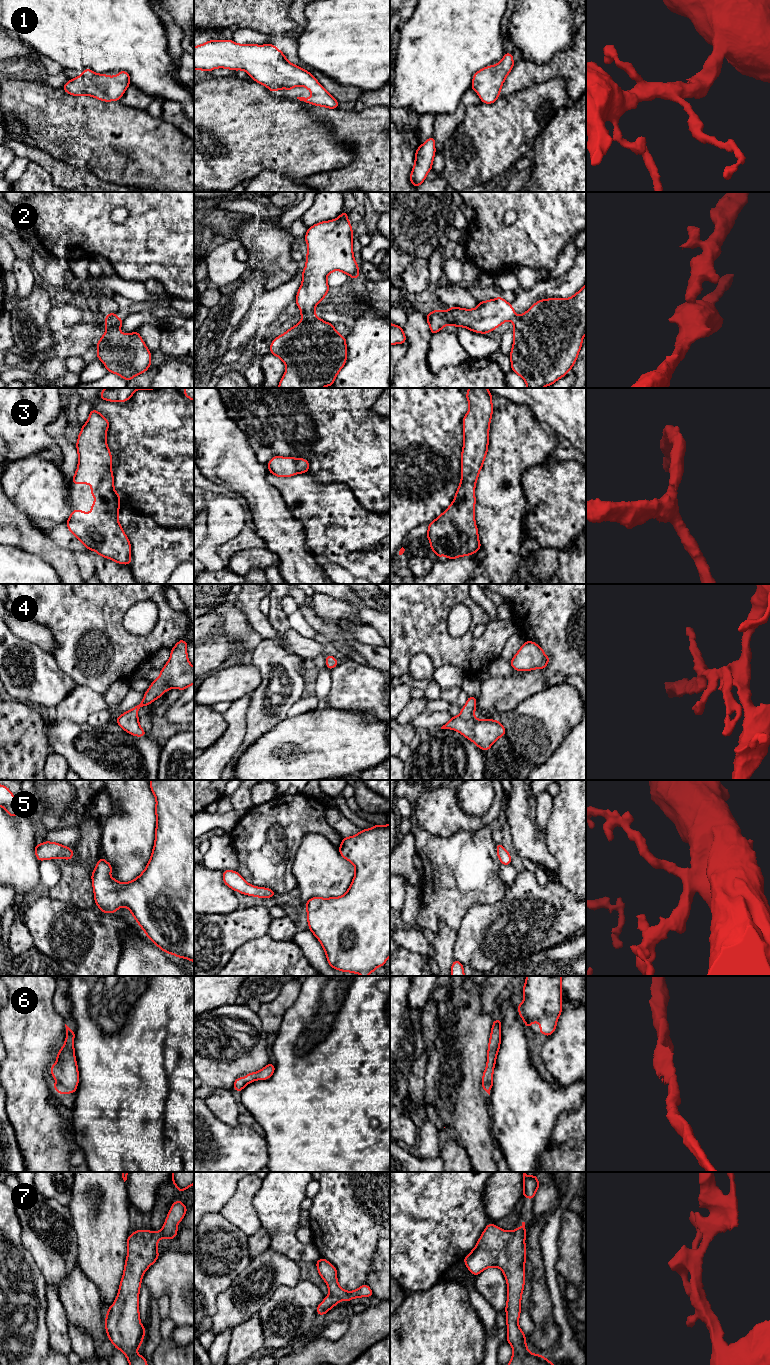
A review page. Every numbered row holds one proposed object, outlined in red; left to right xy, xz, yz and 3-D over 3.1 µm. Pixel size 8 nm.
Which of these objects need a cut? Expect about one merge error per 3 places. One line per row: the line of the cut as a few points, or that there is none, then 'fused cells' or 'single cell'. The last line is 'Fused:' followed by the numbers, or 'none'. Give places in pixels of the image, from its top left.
1: cut none; single cell
2: cut xz (315, 314), (302, 318); fused cells
3: cut none; single cell
4: cut none; single cell
5: cut none; single cell
6: cut none; single cell
7: cut none; single cell
Fused: 2

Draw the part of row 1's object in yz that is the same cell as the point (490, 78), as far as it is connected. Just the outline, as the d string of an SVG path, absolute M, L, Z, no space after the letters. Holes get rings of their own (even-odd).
M505 53L499 63L486 66L473 75L471 89L477 92L481 102L492 104L497 100L502 84L513 66L512 53Z

